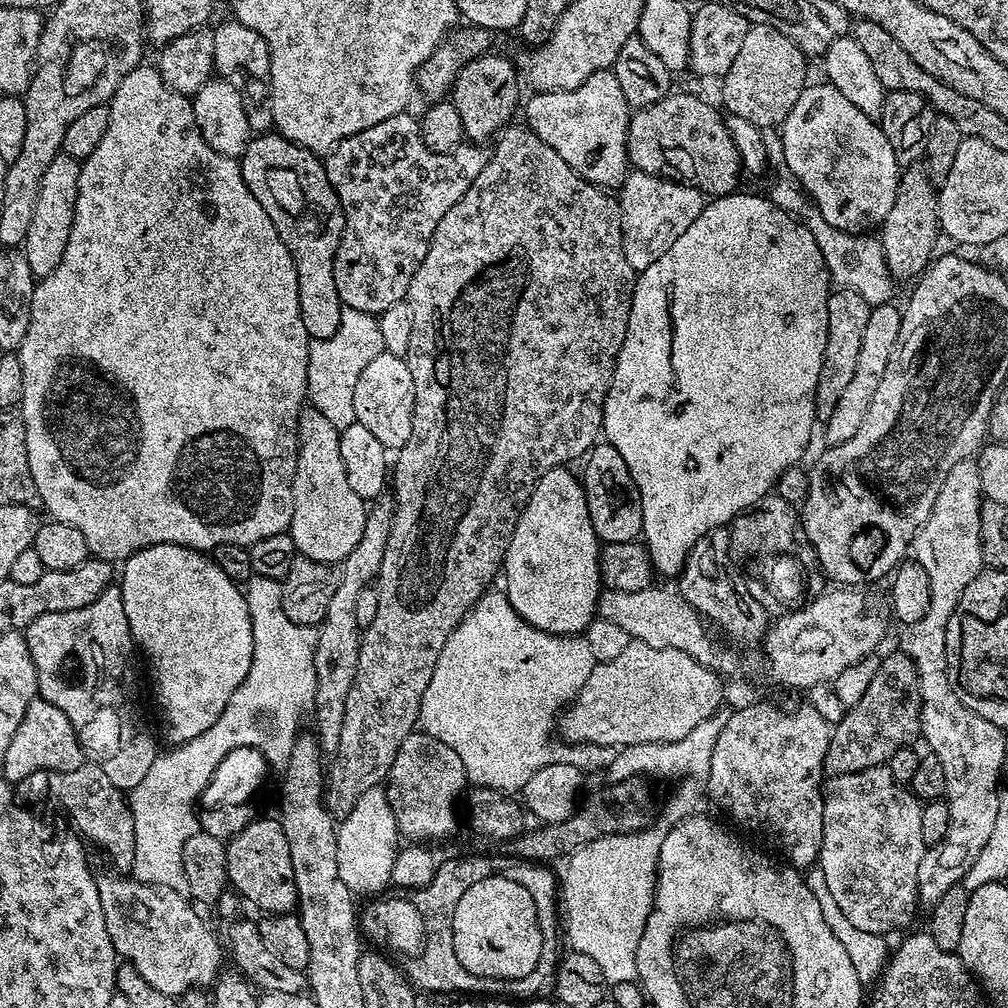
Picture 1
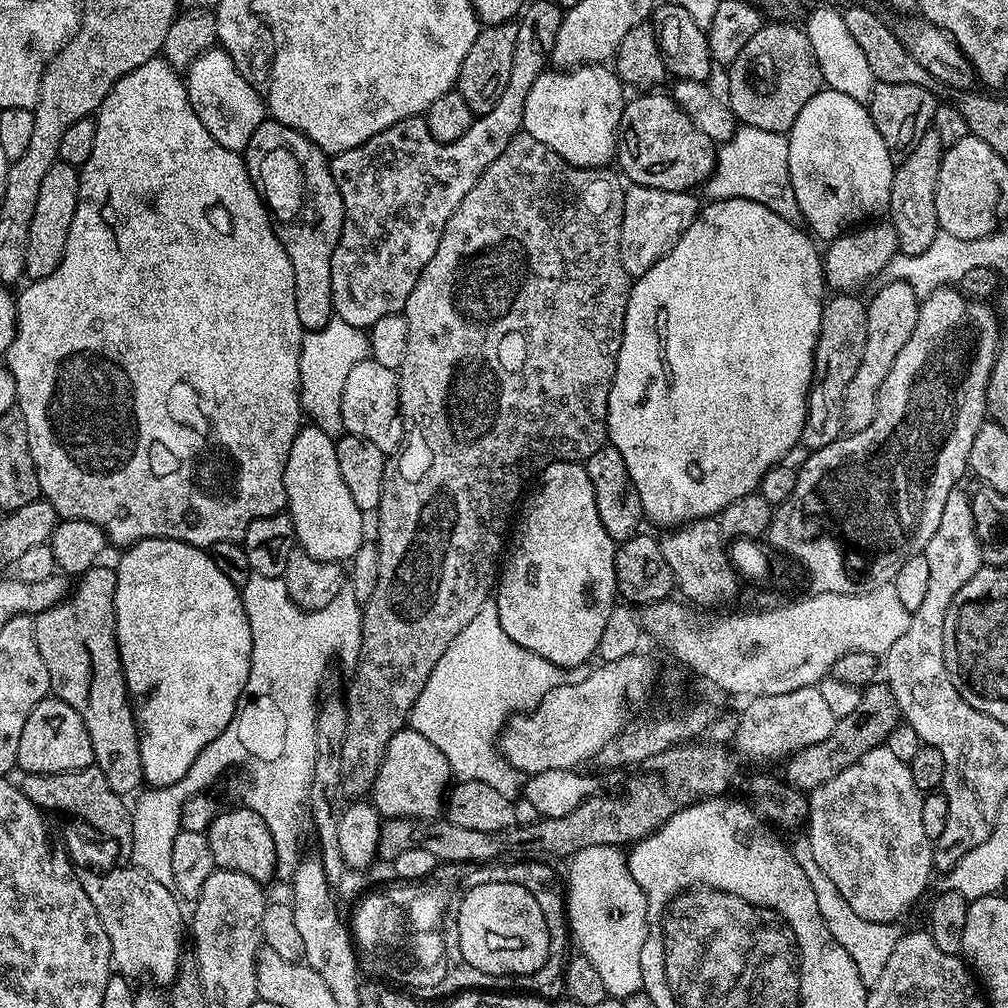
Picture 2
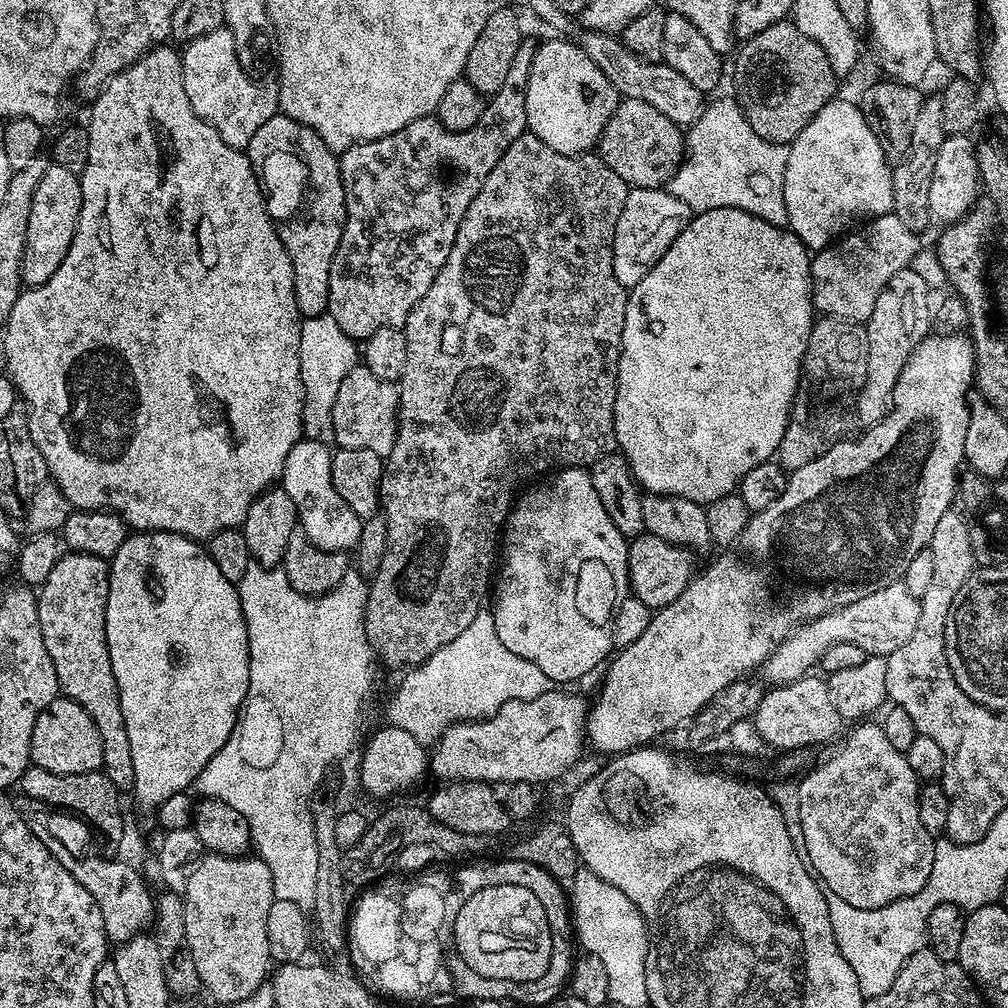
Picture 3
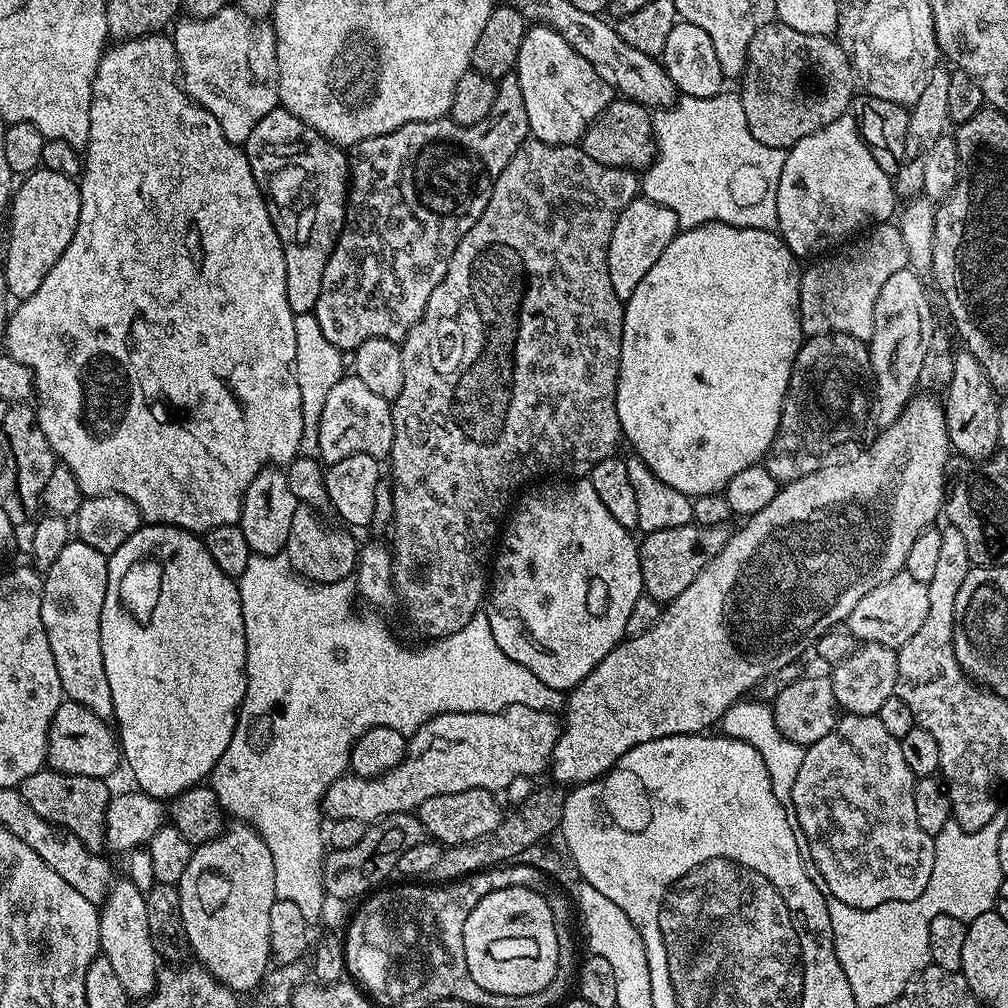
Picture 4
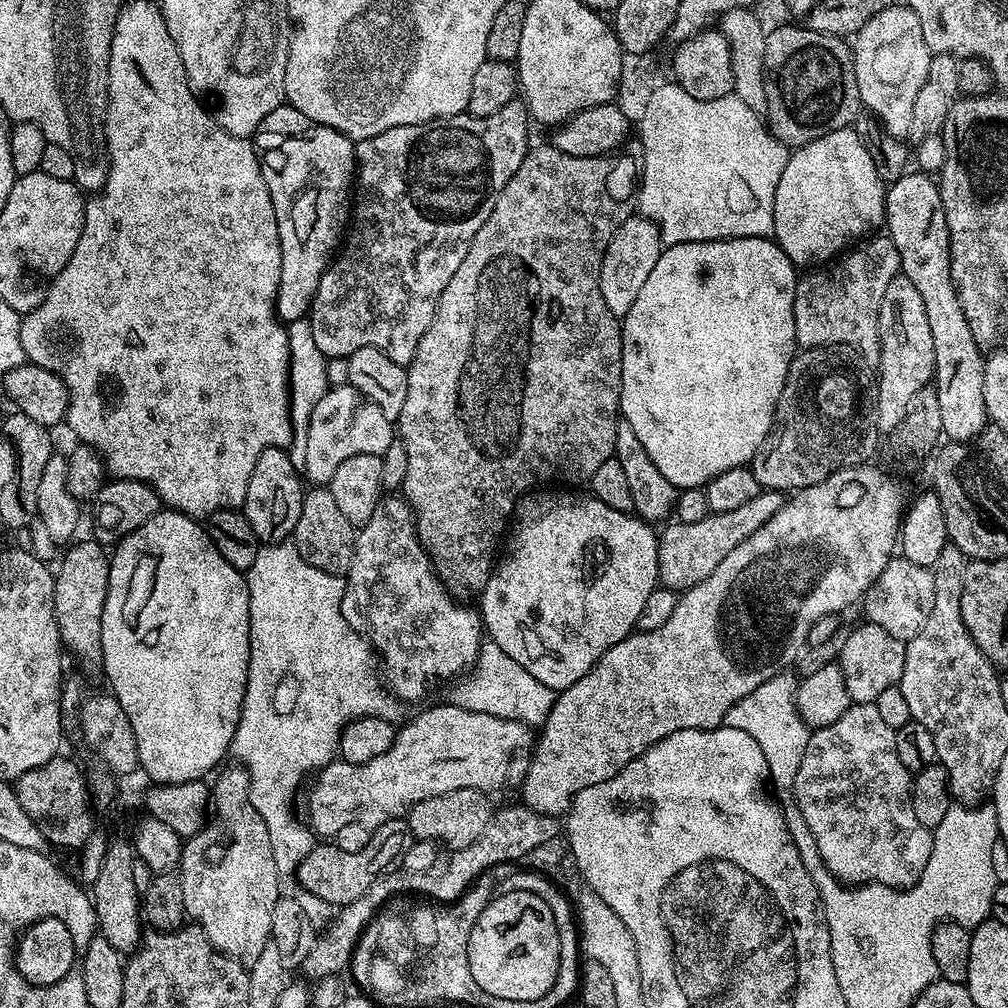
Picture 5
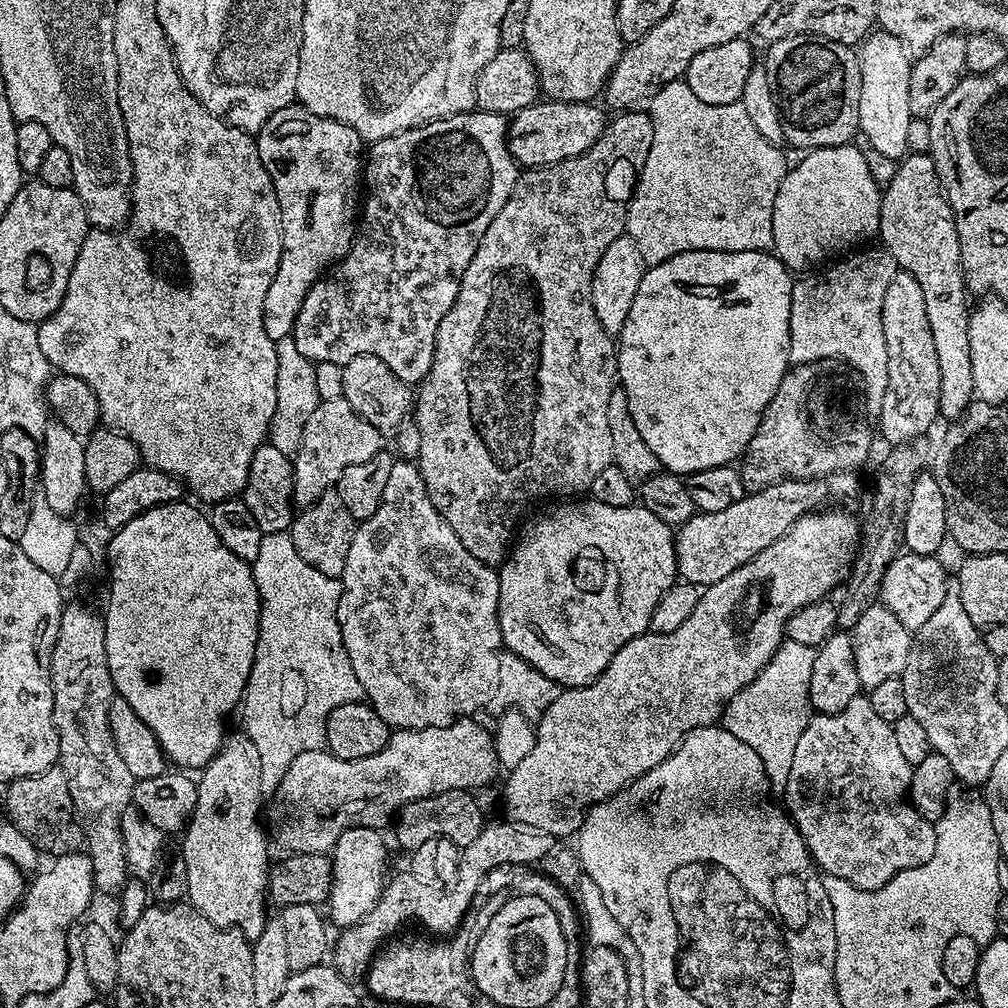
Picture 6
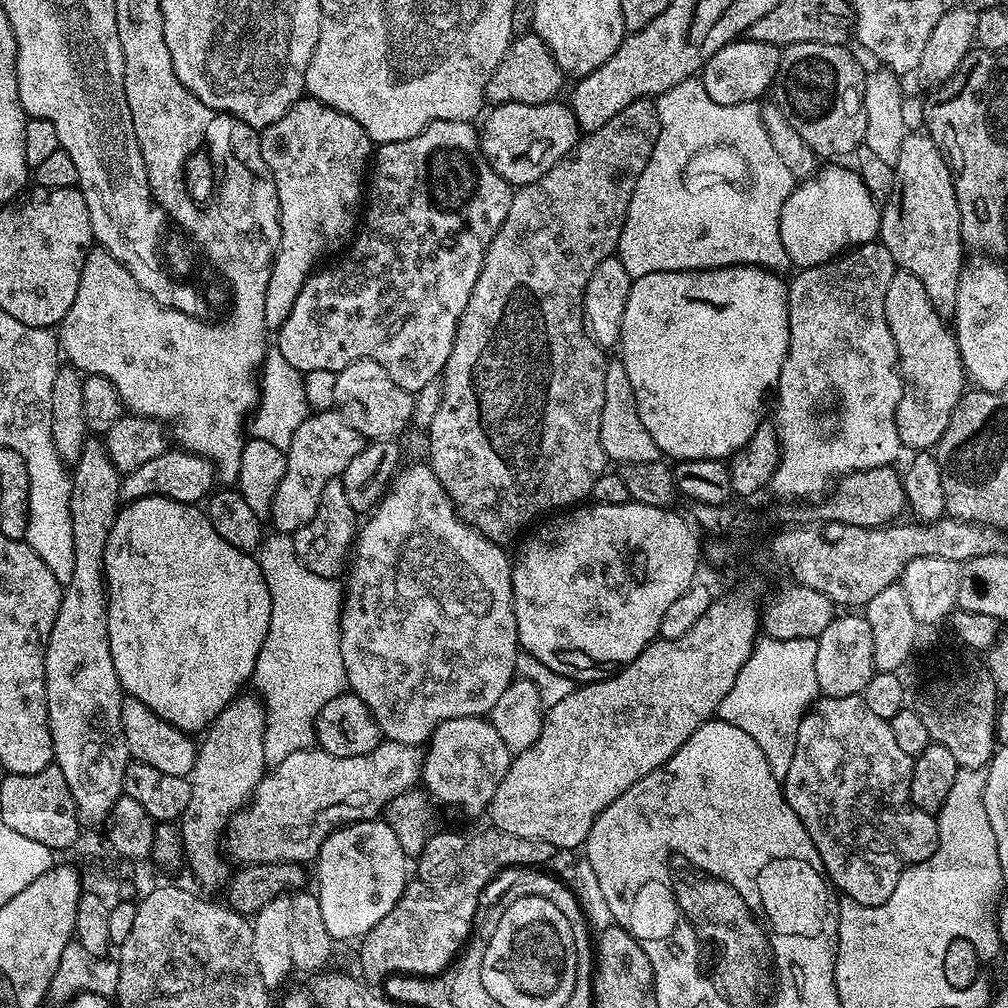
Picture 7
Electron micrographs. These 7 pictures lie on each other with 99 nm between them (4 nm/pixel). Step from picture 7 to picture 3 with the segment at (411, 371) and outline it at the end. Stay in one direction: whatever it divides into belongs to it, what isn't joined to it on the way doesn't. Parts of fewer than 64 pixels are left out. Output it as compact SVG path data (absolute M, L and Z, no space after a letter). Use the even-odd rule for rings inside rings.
M528 38L521 39L518 54L514 54L514 62L510 62L506 82L502 82L502 86L495 96L485 103L482 118L478 118L478 122L474 126L470 126L470 130L447 132L440 125L439 120L432 116L423 116L410 122L405 128L394 134L386 134L377 140L367 140L361 144L355 144L339 153L340 177L346 202L346 222L342 230L342 238L338 242L338 250L334 254L334 262L330 262L330 294L328 295L327 315L332 316L334 322L338 322L338 326L342 326L342 330L346 330L346 334L353 340L363 342L368 339L370 334L374 334L374 330L403 328L410 310L414 310L414 306L418 306L418 302L422 302L422 294L426 294L426 290L430 290L430 282L434 282L434 278L438 278L438 270L442 270L442 266L446 266L446 258L450 258L450 246L454 246L458 226L462 222L470 202L474 202L478 190L482 190L482 182L486 182L486 174L490 174L490 170L494 170L494 166L498 166L498 158L502 158L502 154L508 149L510 142L514 142L514 138L521 136L527 129L526 82L530 82L530 66L534 62L537 47L537 41L534 42Z

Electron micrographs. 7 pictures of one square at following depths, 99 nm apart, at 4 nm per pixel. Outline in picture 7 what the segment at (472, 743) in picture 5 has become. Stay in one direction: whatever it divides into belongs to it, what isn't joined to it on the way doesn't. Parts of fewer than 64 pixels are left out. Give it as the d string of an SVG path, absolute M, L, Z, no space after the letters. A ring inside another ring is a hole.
M381 739L380 745L370 754L358 754L358 758L338 758L326 754L318 746L298 750L290 758L282 758L271 770L265 771L258 786L252 791L252 799L228 822L222 844L227 855L246 864L302 864L315 861L322 842L338 826L357 824L360 820L375 820L384 807L398 794L409 792L422 780L424 752L415 744L403 744Z

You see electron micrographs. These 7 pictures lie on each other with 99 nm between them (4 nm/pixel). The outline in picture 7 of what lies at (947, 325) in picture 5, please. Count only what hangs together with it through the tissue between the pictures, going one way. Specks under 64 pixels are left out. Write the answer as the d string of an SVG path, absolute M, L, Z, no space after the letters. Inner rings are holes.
M923 131L905 135L894 167L894 194L880 213L879 243L890 250L897 269L914 274L922 282L938 314L951 317L958 302L958 278L966 263L952 172L931 135Z

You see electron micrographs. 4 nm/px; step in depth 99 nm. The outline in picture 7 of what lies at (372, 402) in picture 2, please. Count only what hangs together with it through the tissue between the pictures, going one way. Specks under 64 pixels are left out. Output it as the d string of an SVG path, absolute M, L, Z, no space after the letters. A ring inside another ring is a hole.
M329 410L309 414L302 426L294 434L293 441L287 448L288 469L282 474L282 482L278 486L278 494L274 494L270 523L280 534L295 534L310 518L314 518L314 510L318 510L318 498L322 498L322 489L326 482L343 477L346 466L350 466L353 458L364 449L365 438L361 432L354 430L342 413Z

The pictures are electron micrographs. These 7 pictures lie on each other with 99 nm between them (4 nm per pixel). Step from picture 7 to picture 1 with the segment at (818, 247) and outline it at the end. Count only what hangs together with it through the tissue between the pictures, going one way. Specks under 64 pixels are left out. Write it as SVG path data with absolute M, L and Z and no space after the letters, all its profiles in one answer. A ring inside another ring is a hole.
M809 83L798 102L794 102L794 110L790 110L784 119L779 138L784 147L784 165L792 171L830 226L860 234L884 223L886 214L890 214L890 206L894 206L901 165L896 163L894 150L890 150L890 142L886 142L886 134L882 134L879 123L862 114L862 110L852 105L834 85Z

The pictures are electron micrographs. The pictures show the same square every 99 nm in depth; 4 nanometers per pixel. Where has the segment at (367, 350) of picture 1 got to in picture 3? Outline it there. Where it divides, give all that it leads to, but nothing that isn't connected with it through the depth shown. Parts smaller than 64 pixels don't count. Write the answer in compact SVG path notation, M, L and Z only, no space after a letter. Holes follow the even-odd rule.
M327 314L323 316L306 316L300 322L300 373L304 387L304 405L302 406L303 435L310 440L317 440L326 445L335 441L334 434L334 398L338 398L338 386L342 386L342 378L350 374L352 368L358 364L358 344L352 337L334 322L334 318Z

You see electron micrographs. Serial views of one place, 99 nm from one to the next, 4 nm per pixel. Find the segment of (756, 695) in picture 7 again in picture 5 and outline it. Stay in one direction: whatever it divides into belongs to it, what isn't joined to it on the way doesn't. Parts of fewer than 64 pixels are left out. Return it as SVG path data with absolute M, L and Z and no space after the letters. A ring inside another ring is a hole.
M782 671L774 678L762 682L758 690L746 694L746 698L730 706L724 719L727 727L745 731L761 747L768 763L771 787L785 794L791 793L794 778L798 778L798 766L802 766L802 754L806 754L810 735L808 723L798 714L797 685L798 680L795 675Z

